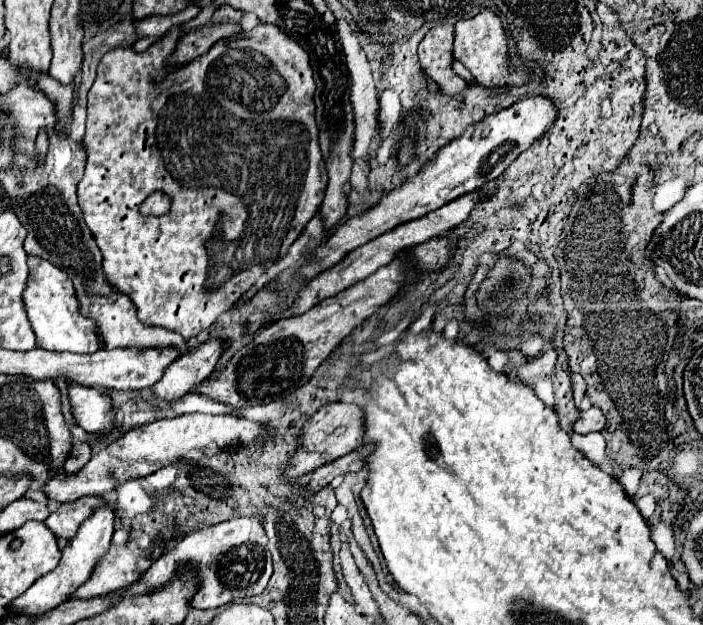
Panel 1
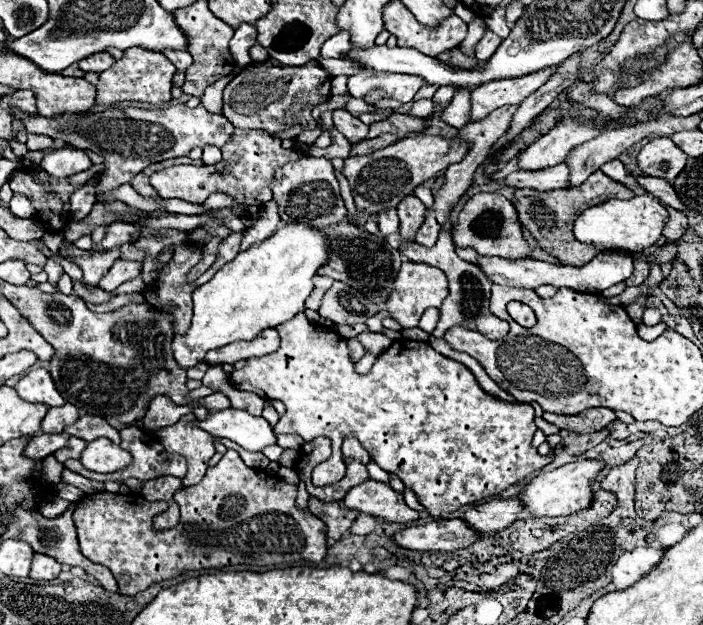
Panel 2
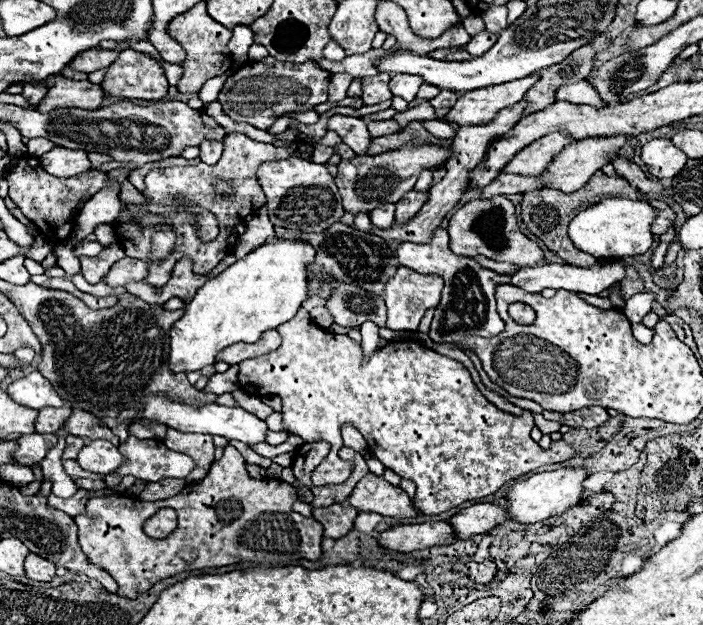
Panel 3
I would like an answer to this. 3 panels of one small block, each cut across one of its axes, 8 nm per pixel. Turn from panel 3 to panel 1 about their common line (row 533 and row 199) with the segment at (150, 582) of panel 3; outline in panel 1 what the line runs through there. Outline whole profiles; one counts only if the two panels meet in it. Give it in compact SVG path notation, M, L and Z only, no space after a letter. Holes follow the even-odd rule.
M182 24L172 26L158 42L150 44L150 48L142 54L136 54L130 48L116 48L107 52L97 67L96 80L88 92L88 120L86 120L86 134L84 134L84 148L86 148L86 170L78 184L78 204L84 212L86 226L90 228L100 252L102 252L102 272L106 282L112 284L116 292L126 294L134 306L138 320L146 326L162 326L168 330L178 332L186 340L200 334L202 330L210 328L222 312L228 312L232 304L280 258L286 256L292 242L302 234L304 226L316 216L328 176L326 166L322 162L320 146L318 146L318 126L314 120L314 92L316 82L312 78L312 68L308 62L308 54L302 46L298 46L290 36L286 36L274 24L258 24L248 34L236 40L218 40L210 52L194 58L192 62L180 66L168 66L170 56L178 40L182 38ZM240 106L246 110L246 118L240 124ZM154 190L162 190L170 194L172 208L164 216L142 216L138 206L144 202L148 194Z

